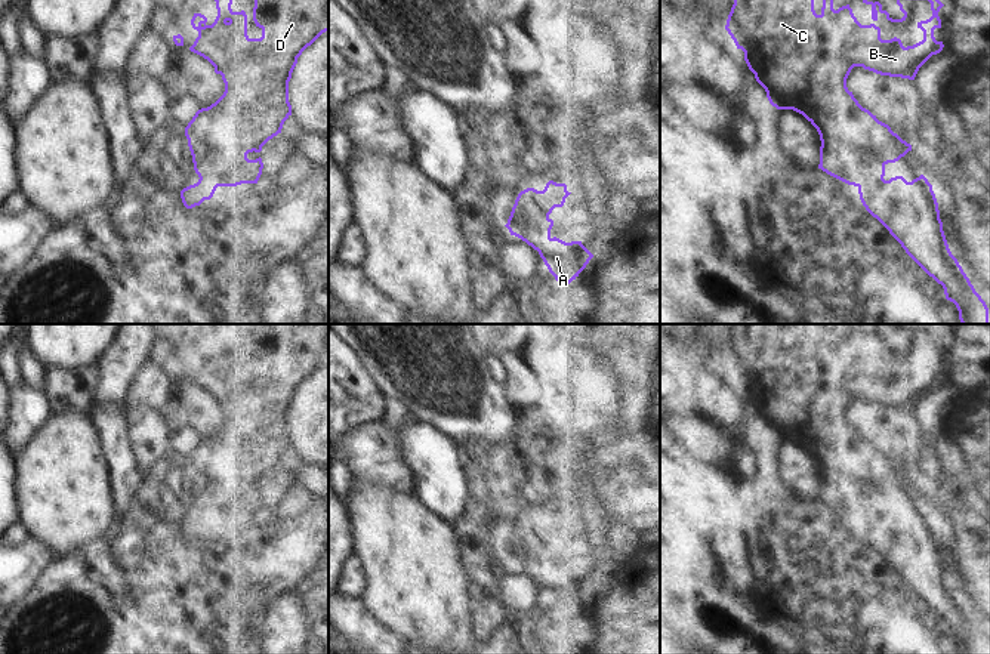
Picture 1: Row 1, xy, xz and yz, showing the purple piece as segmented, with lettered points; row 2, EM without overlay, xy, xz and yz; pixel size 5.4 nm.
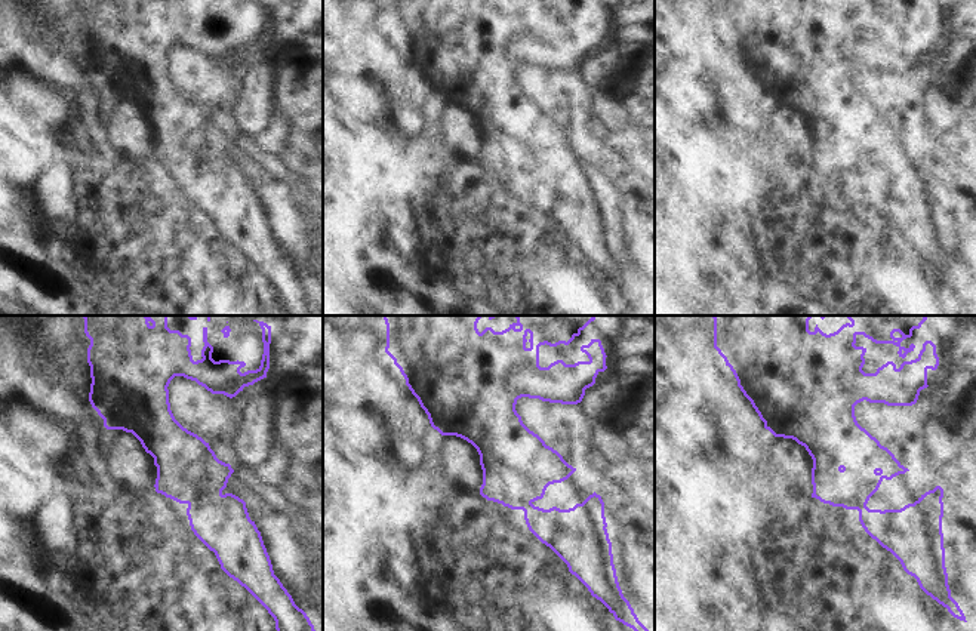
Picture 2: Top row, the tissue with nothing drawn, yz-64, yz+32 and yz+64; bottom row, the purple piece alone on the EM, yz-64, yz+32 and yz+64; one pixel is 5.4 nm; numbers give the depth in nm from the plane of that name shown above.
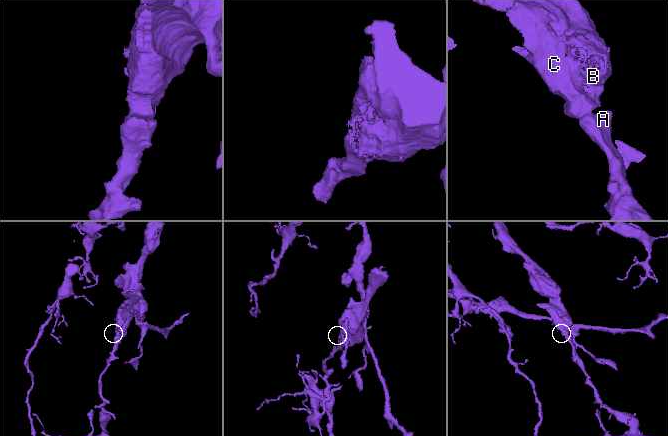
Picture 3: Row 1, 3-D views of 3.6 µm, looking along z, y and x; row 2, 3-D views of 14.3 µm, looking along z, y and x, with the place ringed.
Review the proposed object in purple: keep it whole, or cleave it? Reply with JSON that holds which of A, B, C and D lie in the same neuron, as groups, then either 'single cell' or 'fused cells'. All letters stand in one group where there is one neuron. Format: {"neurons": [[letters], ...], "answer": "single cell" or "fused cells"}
{"neurons": [["A", "B", "C", "D"]], "answer": "single cell"}

